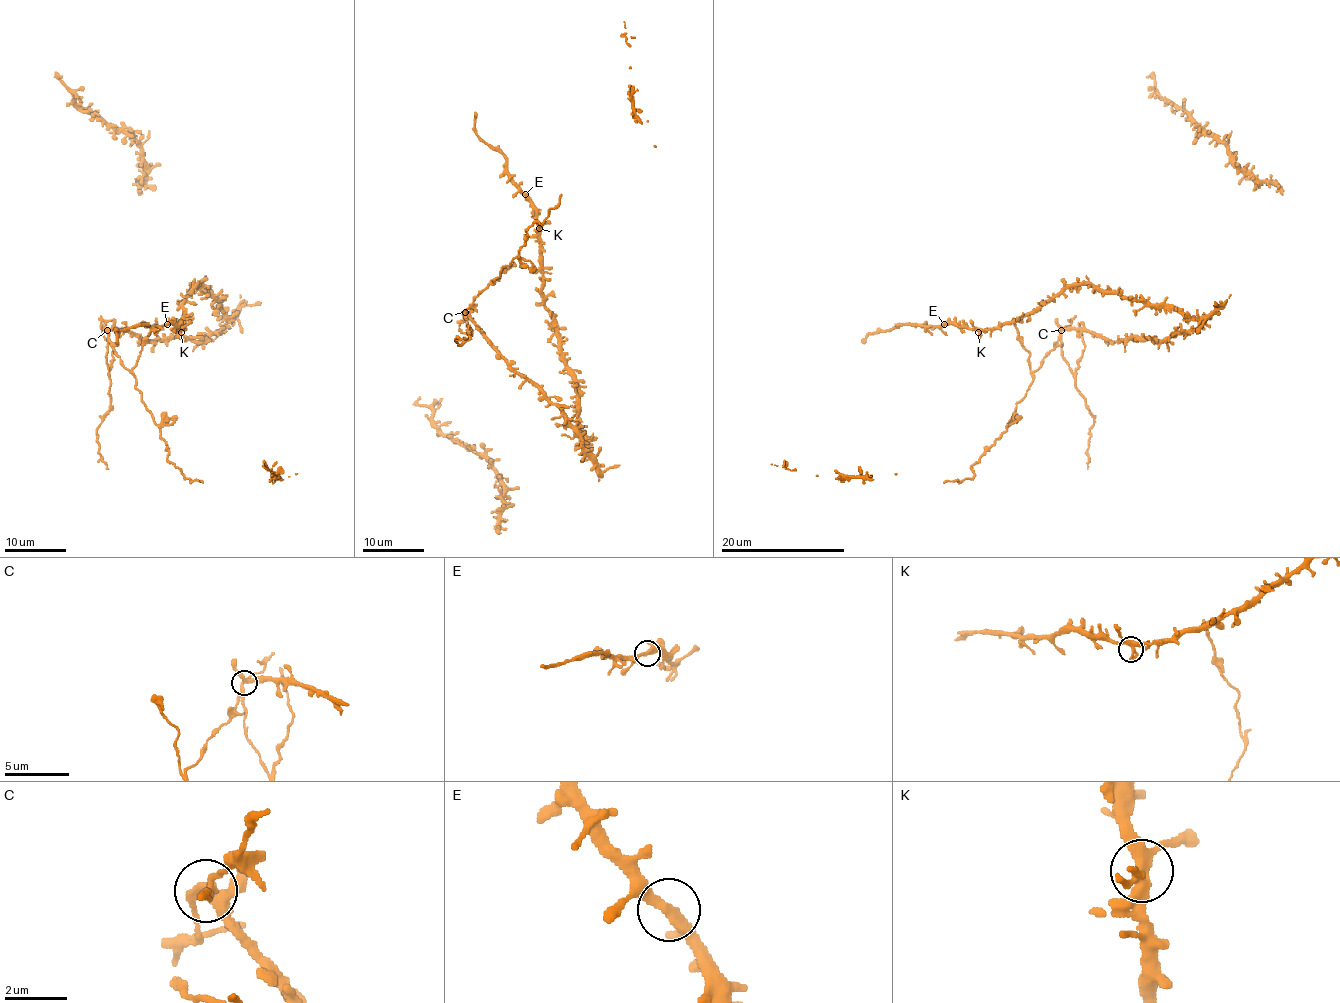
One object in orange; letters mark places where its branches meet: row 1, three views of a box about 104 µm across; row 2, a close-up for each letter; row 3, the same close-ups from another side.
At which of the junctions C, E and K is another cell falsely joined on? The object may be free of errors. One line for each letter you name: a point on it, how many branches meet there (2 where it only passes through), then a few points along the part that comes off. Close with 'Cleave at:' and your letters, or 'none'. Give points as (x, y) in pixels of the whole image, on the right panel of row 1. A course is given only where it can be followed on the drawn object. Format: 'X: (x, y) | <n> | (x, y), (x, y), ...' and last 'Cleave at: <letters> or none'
C: (1061, 330) | 4 | (1061, 330), (1057, 344), (1034, 372), (1030, 386), (1006, 429), (972, 467), (973, 476), (944, 482)
Cleave at: C

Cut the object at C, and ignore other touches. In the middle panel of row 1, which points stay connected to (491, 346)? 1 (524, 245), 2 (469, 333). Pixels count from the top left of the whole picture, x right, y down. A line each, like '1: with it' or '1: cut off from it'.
1: cut off from it
2: cut off from it

